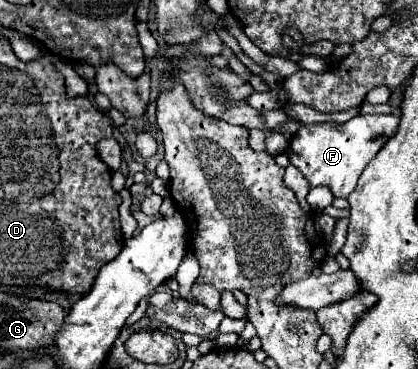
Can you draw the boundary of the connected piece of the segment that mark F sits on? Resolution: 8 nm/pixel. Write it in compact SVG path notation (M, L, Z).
M373 114L355 116L345 124L309 124L301 126L291 140L287 150L289 162L301 170L311 186L325 184L337 198L347 198L373 156L383 148L383 144L395 134L399 116L395 114Z

